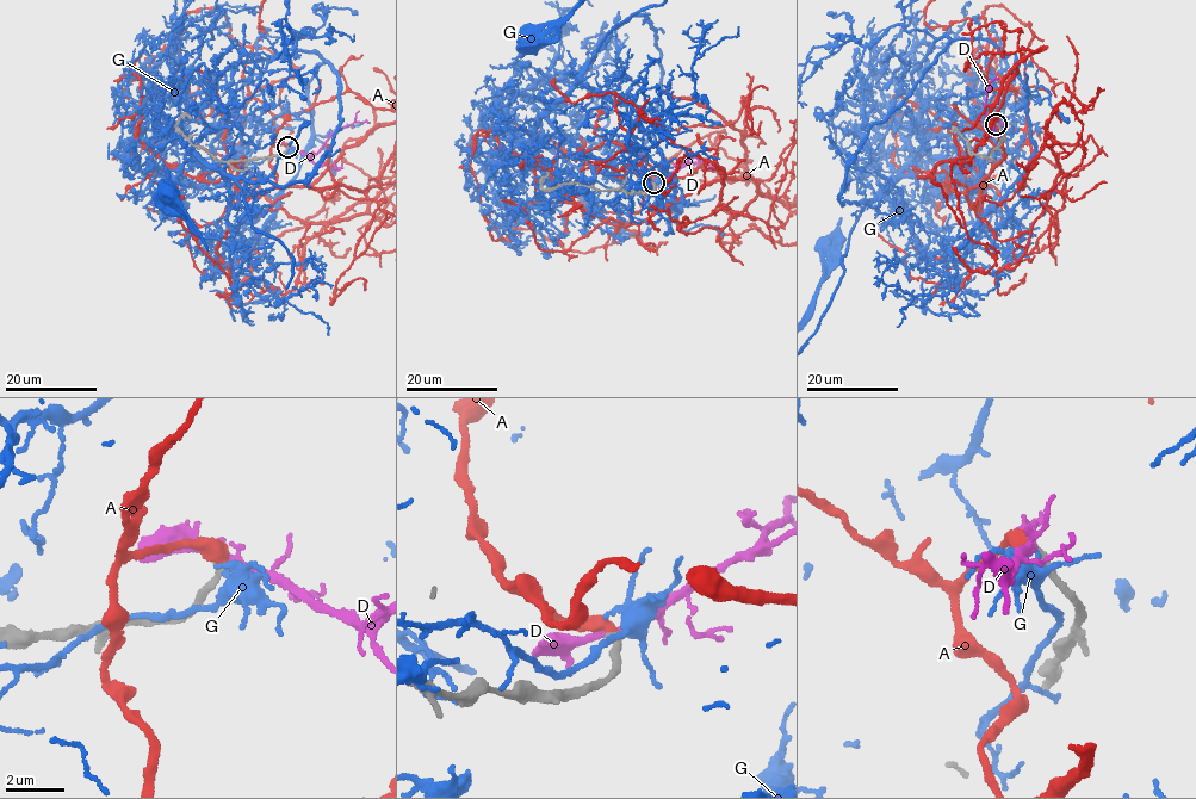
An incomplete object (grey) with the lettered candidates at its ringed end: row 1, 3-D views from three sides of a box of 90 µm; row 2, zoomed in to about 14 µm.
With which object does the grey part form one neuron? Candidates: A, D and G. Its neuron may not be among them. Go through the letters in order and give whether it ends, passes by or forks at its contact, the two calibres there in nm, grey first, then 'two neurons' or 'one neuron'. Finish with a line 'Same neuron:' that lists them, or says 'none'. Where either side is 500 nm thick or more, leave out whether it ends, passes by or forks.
A: it ends there; 300 nm thick on the grey side, 480 nm on the other; one neuron
D: it forks there; 300 nm thick on the grey side, 220 nm on the other; two neurons
G: it passes by; 320 nm thick on the grey side, 280 nm on the other; two neurons
Same neuron: A

